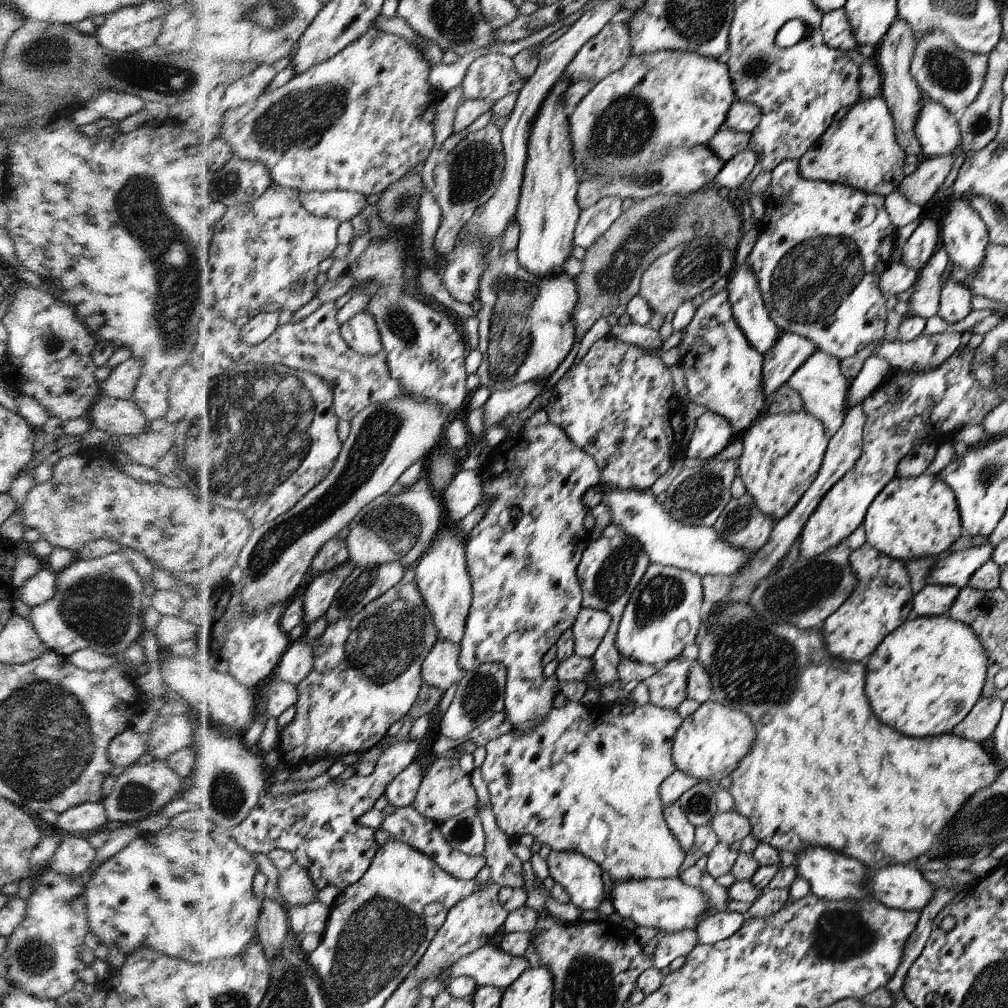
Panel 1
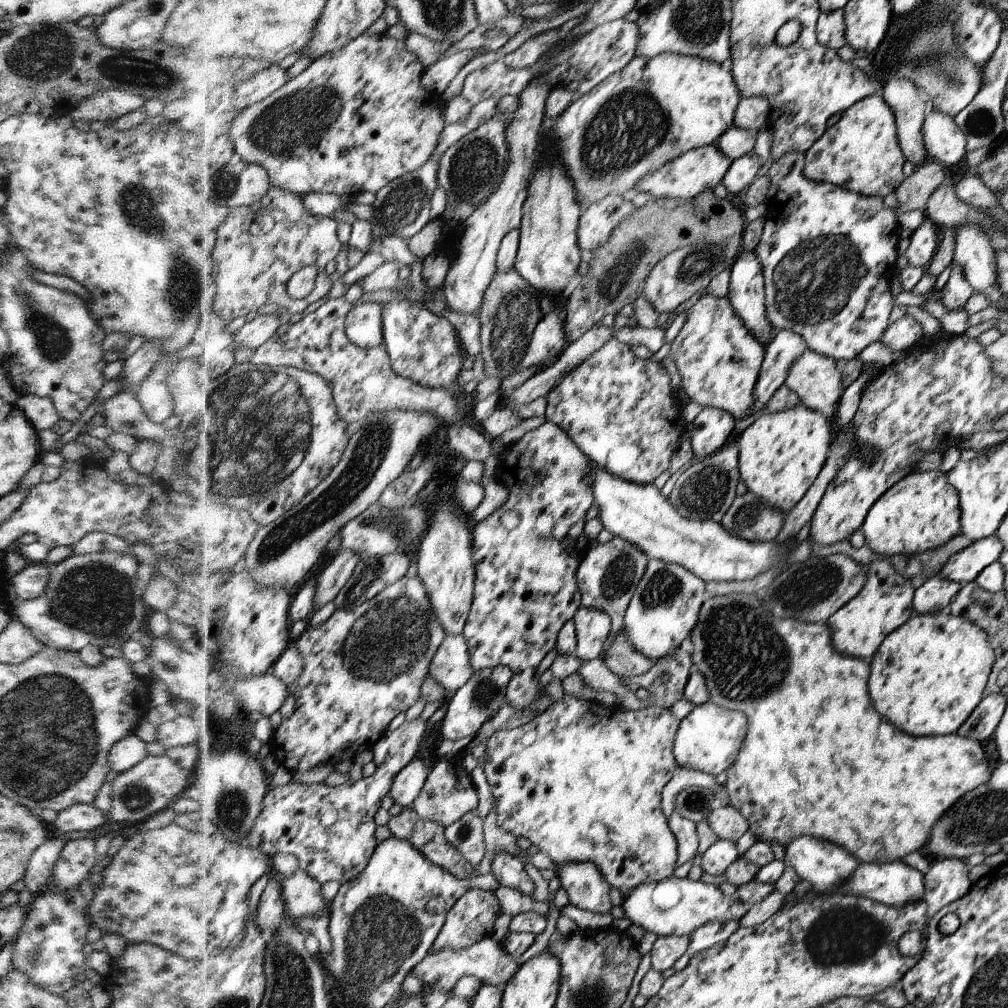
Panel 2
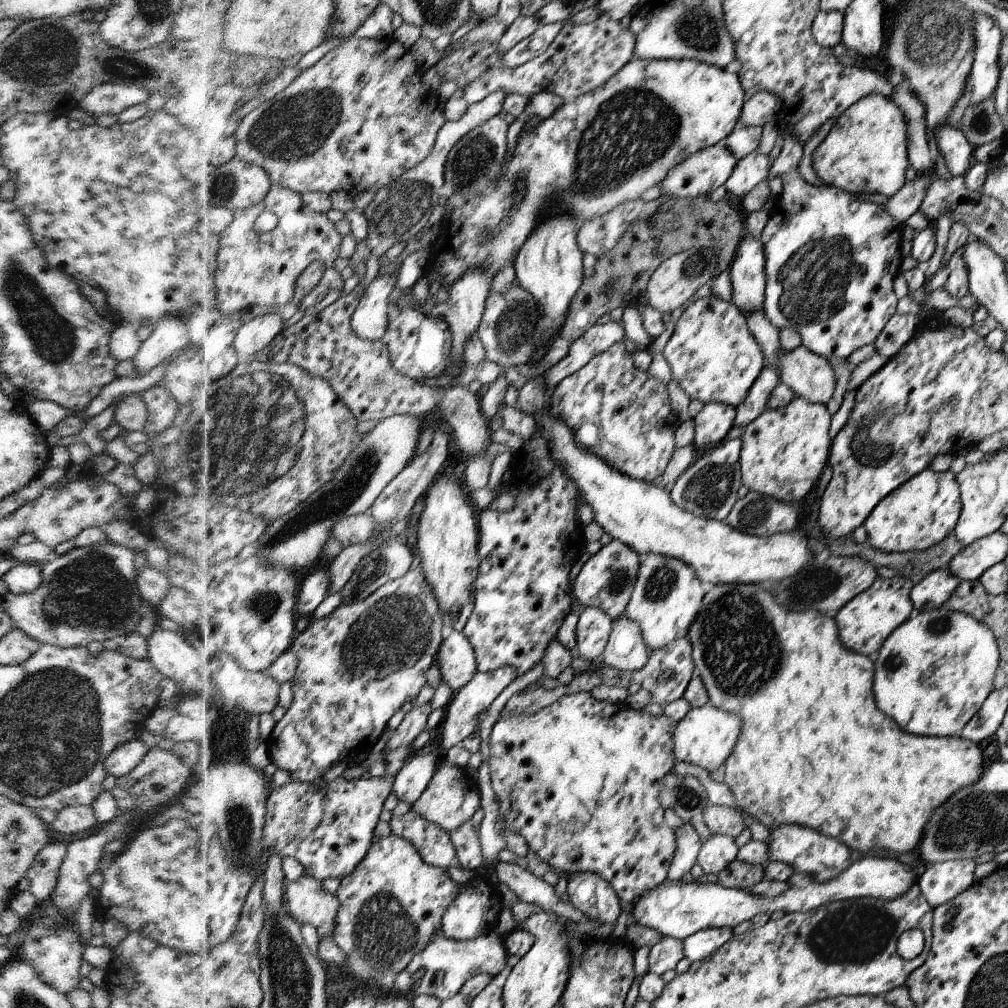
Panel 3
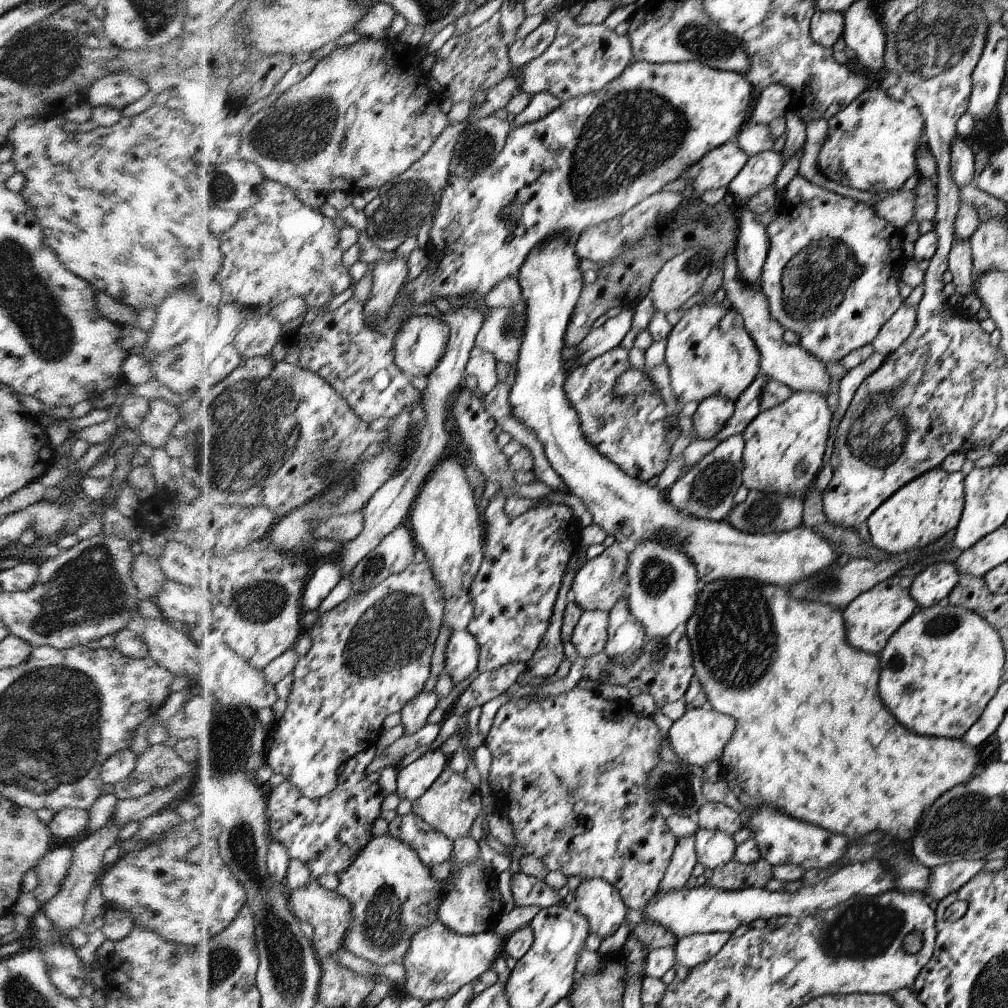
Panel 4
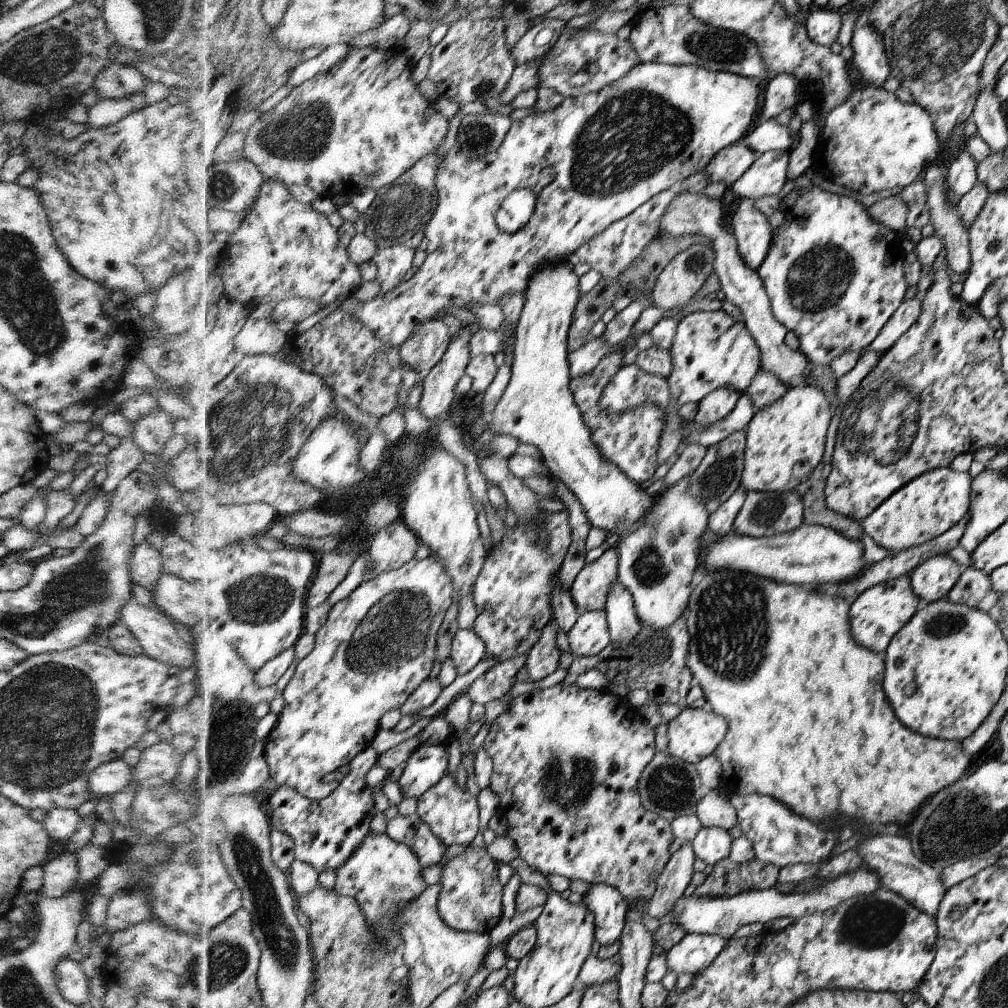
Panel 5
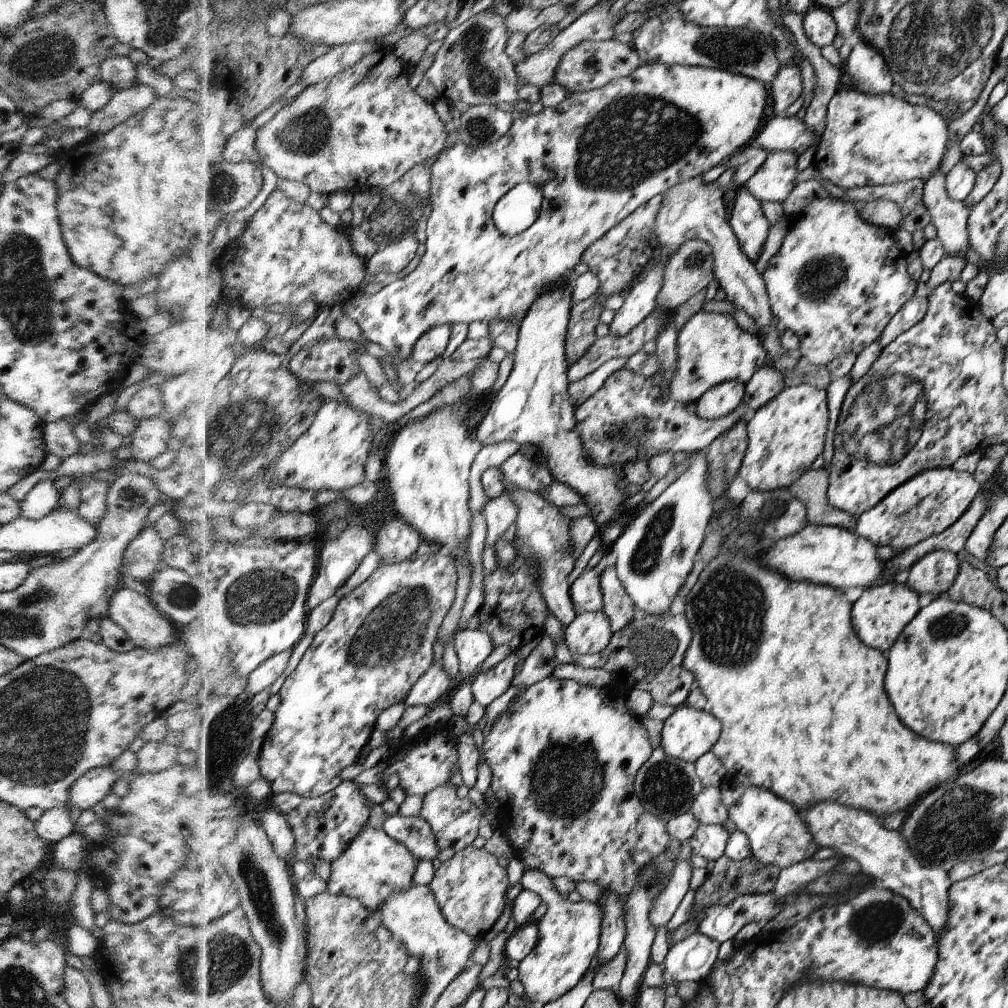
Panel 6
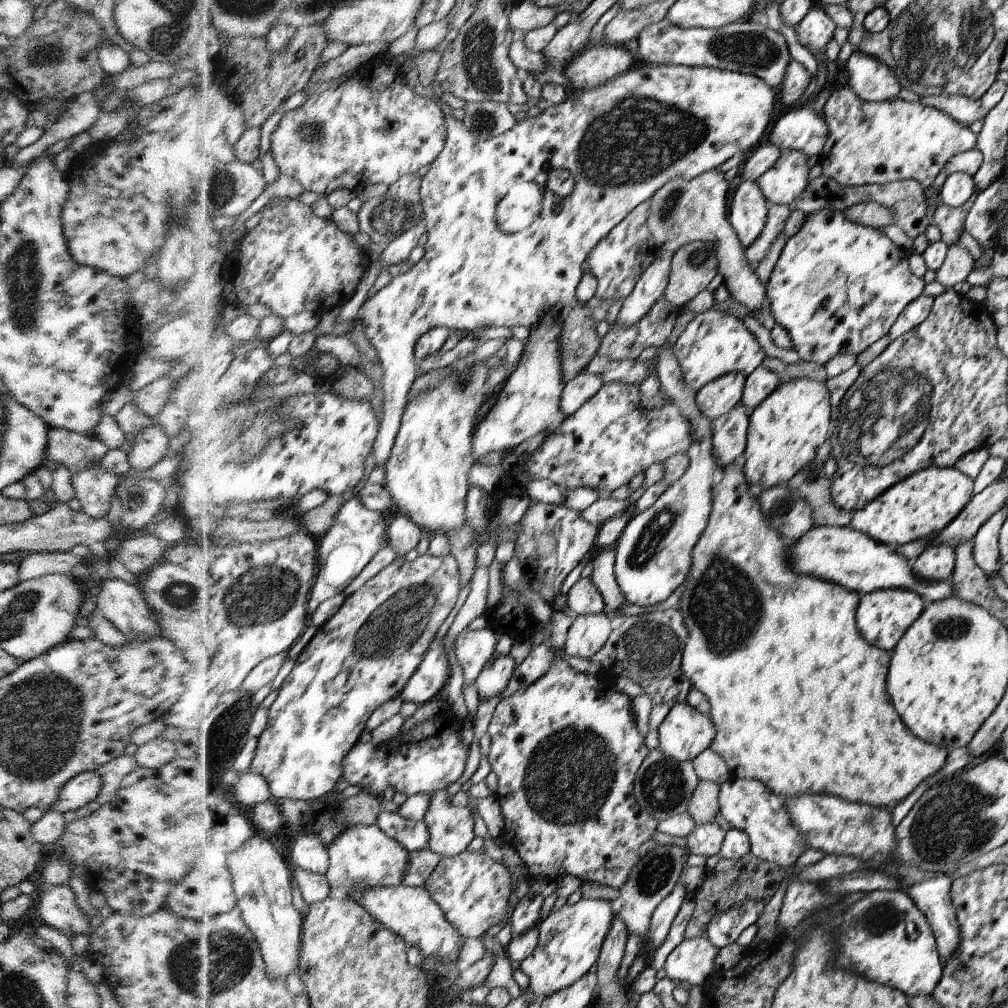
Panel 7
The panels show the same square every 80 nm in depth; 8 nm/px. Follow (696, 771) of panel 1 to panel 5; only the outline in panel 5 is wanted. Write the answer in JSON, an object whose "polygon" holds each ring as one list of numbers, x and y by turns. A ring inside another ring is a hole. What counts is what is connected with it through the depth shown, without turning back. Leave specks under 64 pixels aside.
{"polygon":[[685,705,681,713,668,724,669,754,695,766,703,758,714,753,729,732,729,722,722,715,716,714,713,710,693,709]]}

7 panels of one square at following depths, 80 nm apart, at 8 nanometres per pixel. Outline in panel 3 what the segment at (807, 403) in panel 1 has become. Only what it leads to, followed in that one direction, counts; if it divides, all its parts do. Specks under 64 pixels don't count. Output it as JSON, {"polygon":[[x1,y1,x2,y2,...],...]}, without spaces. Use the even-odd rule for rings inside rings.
{"polygon":[[762,309,747,316,747,325,752,330,756,340,760,342,760,346,763,347,766,362,764,367,767,365,776,367,779,370,781,382,789,386,796,396,807,399,811,403,826,405,830,402,836,386,836,377,834,377,834,369,832,369,833,361,822,355,818,356,802,345,793,351,782,351,779,343,779,328,776,328,767,319,767,315]]}

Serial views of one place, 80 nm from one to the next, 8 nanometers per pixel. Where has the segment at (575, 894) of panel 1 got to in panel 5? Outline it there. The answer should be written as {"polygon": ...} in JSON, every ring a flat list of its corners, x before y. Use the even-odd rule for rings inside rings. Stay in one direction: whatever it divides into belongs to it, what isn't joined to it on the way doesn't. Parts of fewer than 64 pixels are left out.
{"polygon":[[592,883,582,895,582,904,595,914,595,938,599,944,616,942,624,930,630,904,613,886,606,883]]}

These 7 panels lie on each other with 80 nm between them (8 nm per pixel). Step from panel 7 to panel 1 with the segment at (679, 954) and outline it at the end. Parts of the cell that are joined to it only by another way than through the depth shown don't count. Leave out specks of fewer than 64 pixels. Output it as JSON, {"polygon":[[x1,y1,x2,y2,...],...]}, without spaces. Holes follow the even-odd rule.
{"polygon":[[722,911,706,917,695,928,699,944,707,945,730,938,742,928,745,919,746,916,737,911]]}

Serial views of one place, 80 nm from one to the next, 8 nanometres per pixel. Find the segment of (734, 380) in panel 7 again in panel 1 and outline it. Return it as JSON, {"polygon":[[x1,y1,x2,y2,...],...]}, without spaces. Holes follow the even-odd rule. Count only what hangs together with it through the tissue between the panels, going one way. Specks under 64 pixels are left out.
{"polygon":[[708,411,699,418,687,442,686,457,710,460,719,454,732,442,734,436,732,425,723,416]]}

